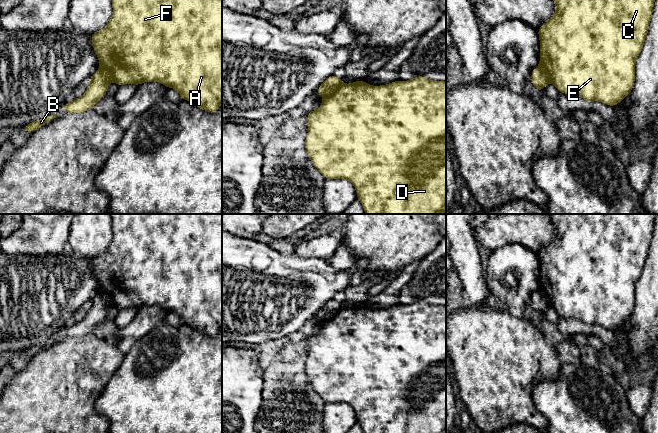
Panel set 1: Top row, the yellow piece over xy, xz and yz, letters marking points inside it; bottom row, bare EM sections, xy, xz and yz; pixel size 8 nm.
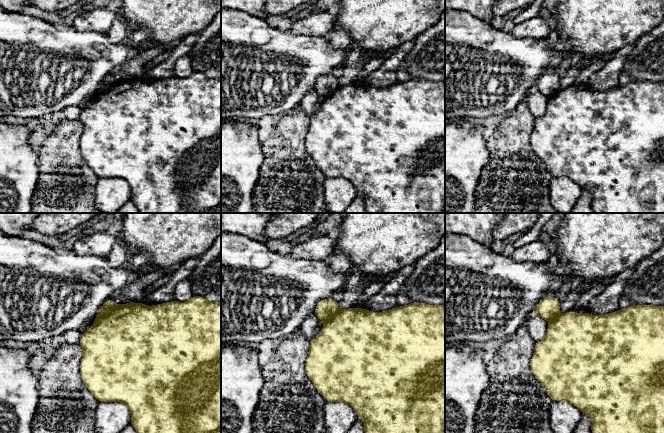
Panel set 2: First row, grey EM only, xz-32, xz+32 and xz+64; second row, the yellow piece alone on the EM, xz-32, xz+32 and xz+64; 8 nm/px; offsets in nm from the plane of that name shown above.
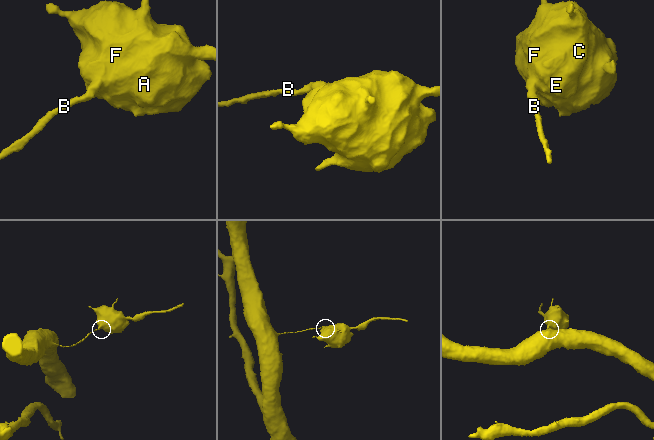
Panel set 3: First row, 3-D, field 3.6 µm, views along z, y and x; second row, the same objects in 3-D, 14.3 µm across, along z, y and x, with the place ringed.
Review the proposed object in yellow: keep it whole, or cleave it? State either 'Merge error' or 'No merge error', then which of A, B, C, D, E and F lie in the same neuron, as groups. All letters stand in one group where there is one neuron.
Merge error. Groups: A C D E F / B

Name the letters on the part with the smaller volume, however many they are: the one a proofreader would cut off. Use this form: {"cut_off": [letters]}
{"cut_off": ["A", "C", "D", "E", "F"]}

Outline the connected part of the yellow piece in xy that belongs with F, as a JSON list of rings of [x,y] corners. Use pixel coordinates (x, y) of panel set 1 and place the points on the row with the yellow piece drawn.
[[[112,0],[113,14],[105,28],[92,33],[92,45],[98,56],[100,68],[108,71],[113,82],[119,86],[157,81],[167,88],[175,88],[180,97],[198,108],[216,113],[222,104],[222,0]]]

